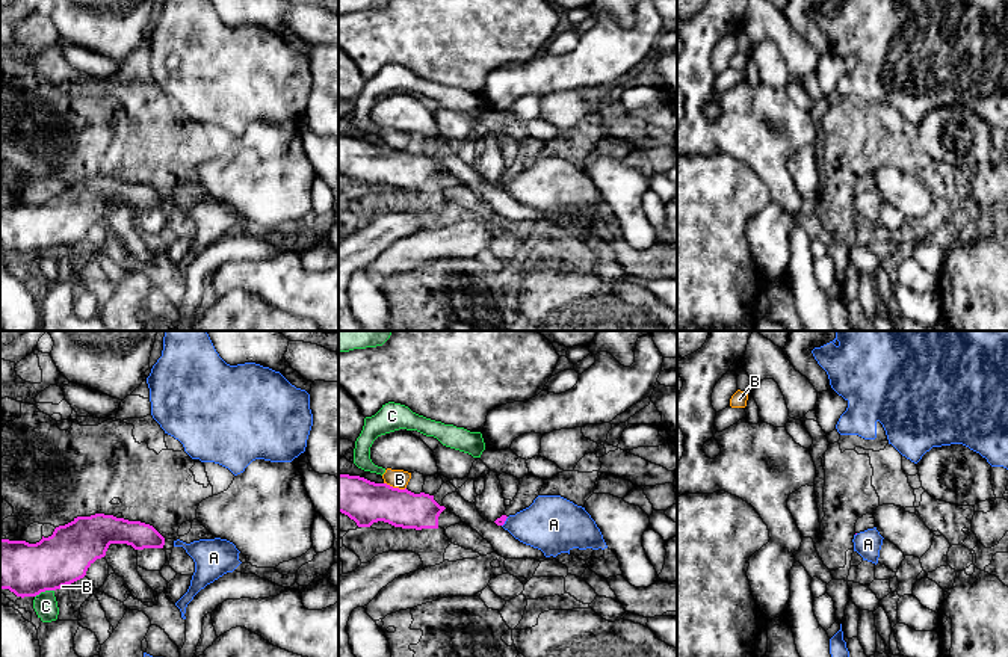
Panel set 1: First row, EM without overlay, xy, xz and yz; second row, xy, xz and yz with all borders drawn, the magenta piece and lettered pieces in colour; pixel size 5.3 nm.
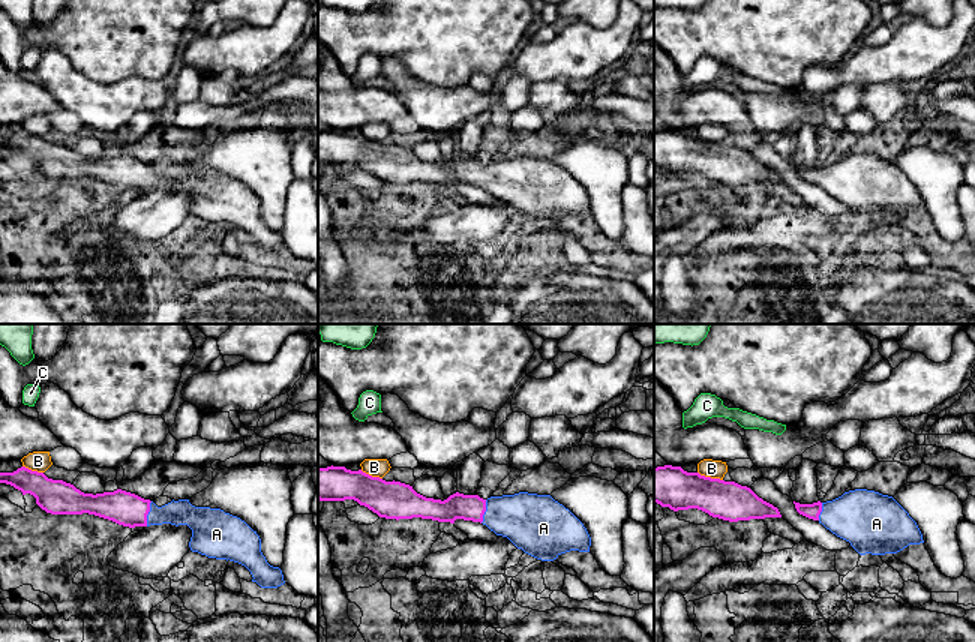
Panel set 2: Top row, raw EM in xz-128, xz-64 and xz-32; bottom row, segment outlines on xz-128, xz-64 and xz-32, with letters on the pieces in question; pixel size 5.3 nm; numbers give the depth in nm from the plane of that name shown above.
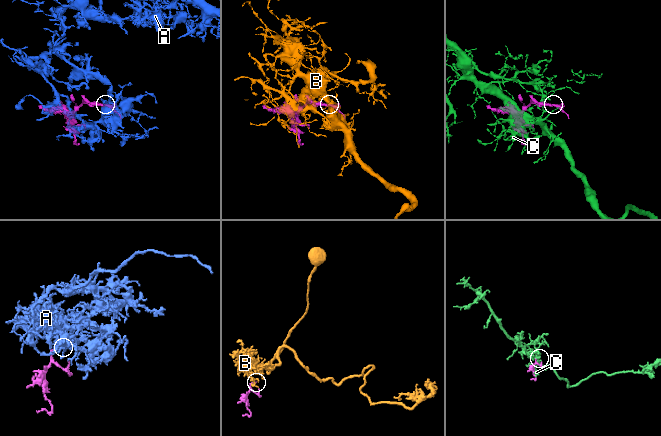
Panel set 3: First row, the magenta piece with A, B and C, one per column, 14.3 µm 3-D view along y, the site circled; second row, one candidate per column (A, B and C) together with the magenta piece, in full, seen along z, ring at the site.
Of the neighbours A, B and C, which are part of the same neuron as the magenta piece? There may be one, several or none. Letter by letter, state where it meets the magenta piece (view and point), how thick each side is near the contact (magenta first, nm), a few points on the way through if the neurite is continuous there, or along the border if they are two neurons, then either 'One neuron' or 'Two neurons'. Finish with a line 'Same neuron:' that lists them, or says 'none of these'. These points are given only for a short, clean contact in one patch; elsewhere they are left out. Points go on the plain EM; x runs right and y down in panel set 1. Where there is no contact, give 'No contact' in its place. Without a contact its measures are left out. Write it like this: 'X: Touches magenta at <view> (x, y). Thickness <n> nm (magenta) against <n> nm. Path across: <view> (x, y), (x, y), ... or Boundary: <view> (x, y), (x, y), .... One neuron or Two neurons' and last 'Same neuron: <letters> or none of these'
A: Touches magenta at xz (505, 181). Thickness 50 nm (magenta) against 300 nm. Path across: xz (499, 183), (505, 181), (552, 185). One neuron
B: Touches magenta at xz (395, 150). Thickness 240 nm (magenta) against 100 nm. Boundary: xz (384, 144), (405, 150). Two neurons
C: Touches magenta at xy (44, 252). Thickness 280 nm (magenta) against 130 nm. Two neurons
Same neuron: A

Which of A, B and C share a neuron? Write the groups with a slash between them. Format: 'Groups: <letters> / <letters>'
Groups: A / B / C

